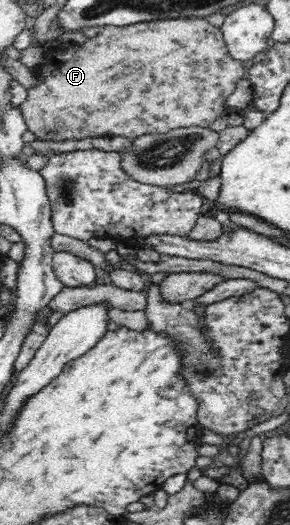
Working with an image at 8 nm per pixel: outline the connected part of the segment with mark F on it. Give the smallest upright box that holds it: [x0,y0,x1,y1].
[16,18,247,142]

